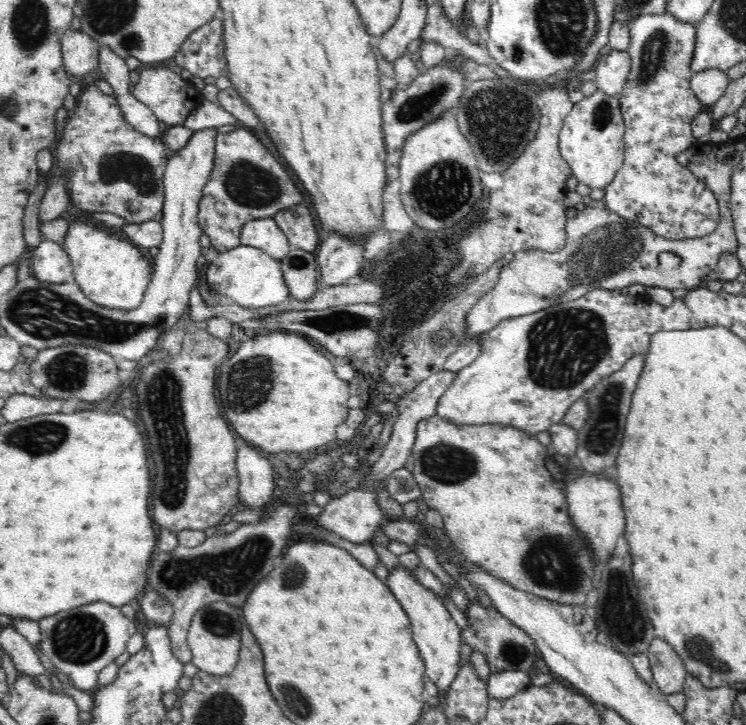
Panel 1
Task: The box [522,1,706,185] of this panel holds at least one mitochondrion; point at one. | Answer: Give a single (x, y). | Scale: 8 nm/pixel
(655, 48)

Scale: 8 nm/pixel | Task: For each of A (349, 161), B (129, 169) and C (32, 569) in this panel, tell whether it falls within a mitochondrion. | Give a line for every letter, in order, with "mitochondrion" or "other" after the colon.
A: other
B: mitochondrion
C: other

